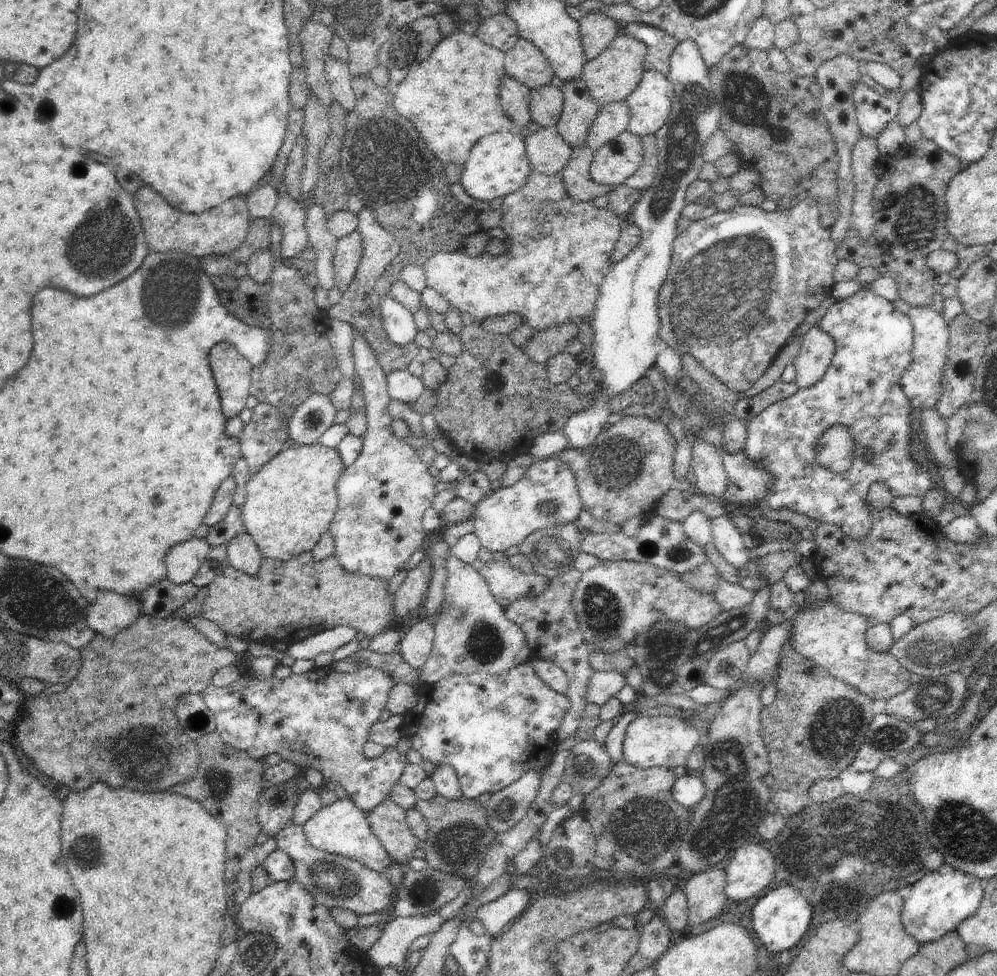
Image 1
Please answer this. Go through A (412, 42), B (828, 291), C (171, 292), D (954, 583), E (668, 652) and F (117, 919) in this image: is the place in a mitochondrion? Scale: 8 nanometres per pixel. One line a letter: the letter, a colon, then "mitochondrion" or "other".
A: mitochondrion
B: other
C: mitochondrion
D: other
E: mitochondrion
F: other

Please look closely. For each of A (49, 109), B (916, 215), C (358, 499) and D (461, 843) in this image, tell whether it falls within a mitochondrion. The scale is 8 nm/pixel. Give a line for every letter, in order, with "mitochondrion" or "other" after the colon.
A: mitochondrion
B: mitochondrion
C: mitochondrion
D: mitochondrion

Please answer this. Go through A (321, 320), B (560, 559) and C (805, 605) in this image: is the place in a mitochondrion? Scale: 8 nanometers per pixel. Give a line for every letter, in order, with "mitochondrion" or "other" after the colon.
A: other
B: mitochondrion
C: other

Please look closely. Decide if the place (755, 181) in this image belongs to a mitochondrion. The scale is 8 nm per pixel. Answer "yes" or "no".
no

